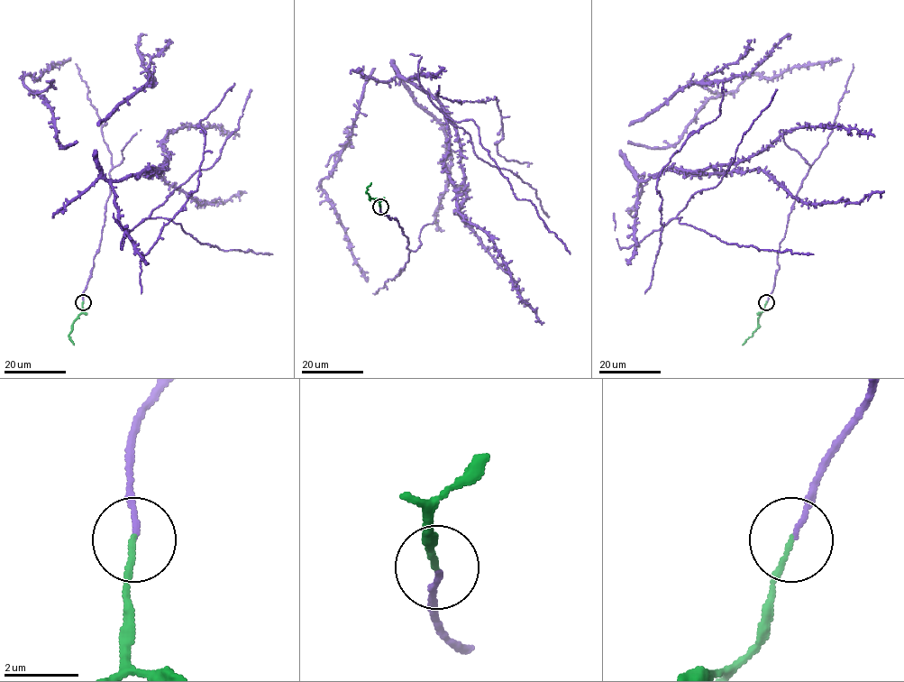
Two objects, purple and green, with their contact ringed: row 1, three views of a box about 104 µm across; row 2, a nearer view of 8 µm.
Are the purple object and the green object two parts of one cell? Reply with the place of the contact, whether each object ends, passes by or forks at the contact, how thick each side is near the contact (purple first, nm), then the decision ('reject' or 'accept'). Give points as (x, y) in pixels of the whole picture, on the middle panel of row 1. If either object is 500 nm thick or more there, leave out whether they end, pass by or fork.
at (380, 207); purple ends there; green ends there; 120 nm thick on the purple side, 130 nm on the other; accept

